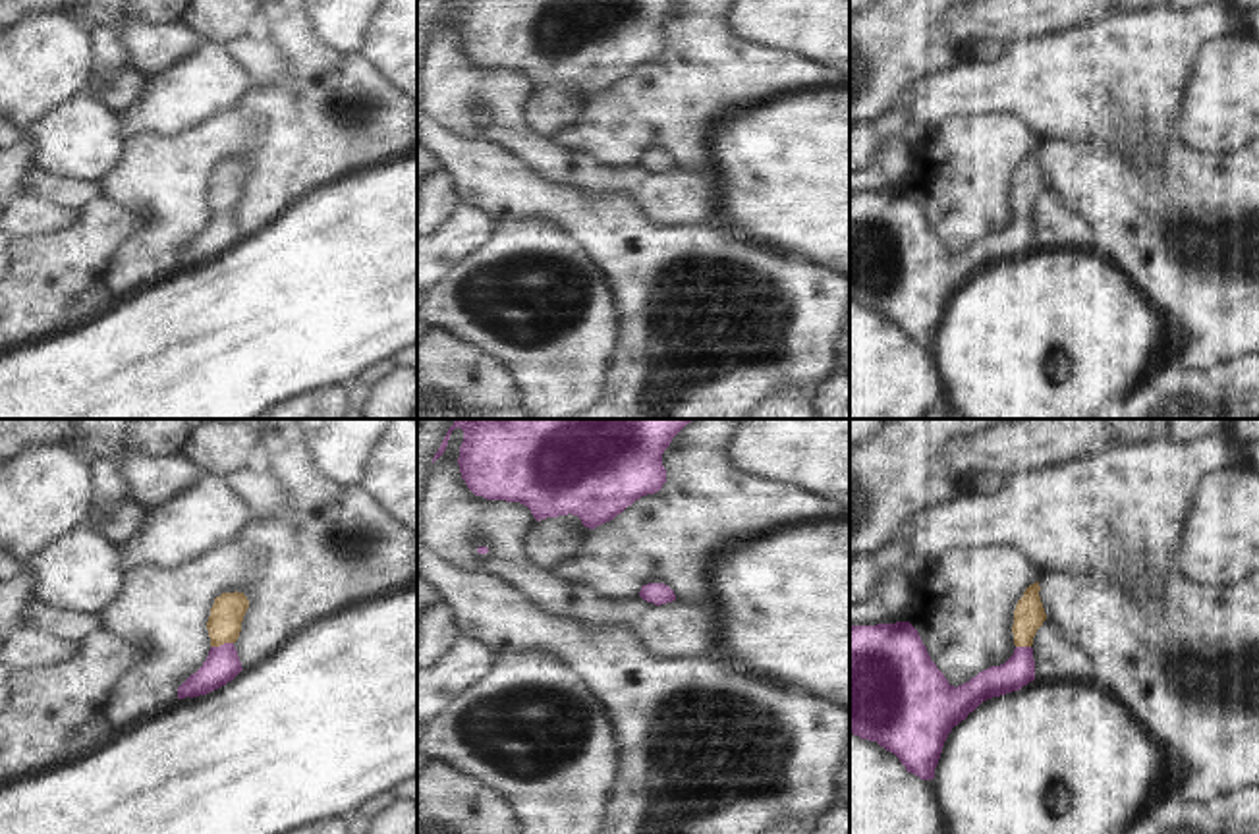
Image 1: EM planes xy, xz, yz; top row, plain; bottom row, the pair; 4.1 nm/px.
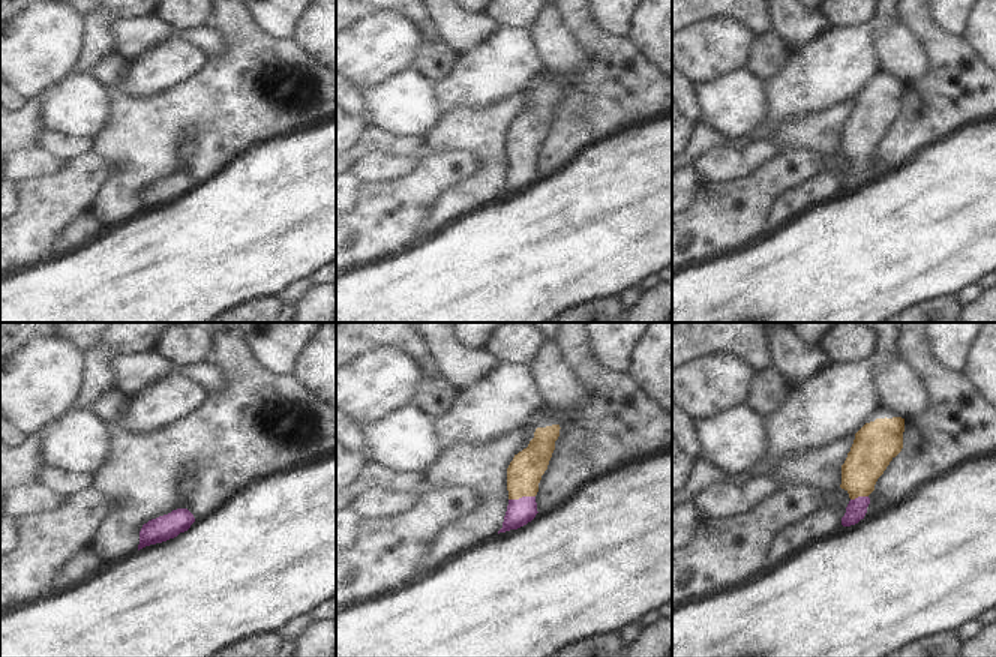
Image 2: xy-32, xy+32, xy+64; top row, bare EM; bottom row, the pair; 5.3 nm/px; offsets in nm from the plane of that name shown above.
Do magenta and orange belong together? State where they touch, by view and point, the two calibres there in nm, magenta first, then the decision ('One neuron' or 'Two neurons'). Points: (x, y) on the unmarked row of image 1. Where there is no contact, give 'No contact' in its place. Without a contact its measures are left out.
Touches magenta at xy (221, 213). Thickness 150 nm (magenta) against 140 nm. One neuron.

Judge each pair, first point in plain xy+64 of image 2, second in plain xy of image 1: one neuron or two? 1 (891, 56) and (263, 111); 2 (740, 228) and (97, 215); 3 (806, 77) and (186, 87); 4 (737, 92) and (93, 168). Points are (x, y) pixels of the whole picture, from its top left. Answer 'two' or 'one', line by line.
1: two
2: one
3: one
4: one

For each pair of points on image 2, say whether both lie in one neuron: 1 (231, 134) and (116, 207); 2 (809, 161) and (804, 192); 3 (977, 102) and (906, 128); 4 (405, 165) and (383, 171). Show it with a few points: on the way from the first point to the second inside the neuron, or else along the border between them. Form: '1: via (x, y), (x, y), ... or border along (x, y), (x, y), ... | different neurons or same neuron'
1: via (201, 134), (182, 134), (138, 177) | same neuron
2: border along (840, 176), (825, 170), (783, 191), (776, 200) | different neurons
3: via (959, 104), (956, 107), (938, 107), (924, 120) | same neuron
4: via (399, 167), (389, 167) | same neuron

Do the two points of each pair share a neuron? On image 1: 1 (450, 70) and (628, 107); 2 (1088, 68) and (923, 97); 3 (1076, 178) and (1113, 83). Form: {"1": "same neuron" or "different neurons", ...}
{"1": "different neurons", "2": "same neuron", "3": "different neurons"}

